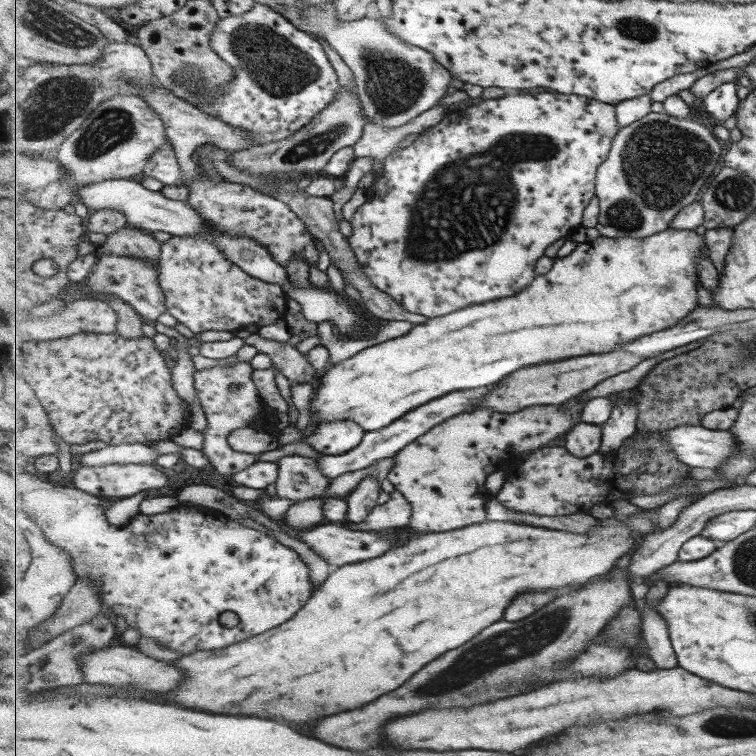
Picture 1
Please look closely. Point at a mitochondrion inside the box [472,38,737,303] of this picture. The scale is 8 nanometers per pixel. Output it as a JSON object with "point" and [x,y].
{"point":[659,158]}

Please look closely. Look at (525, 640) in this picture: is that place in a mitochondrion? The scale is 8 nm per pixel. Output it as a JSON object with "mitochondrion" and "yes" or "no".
{"mitochondrion":"yes"}

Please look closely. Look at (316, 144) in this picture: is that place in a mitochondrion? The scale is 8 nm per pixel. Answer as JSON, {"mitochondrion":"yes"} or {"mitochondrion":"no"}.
{"mitochondrion":"yes"}

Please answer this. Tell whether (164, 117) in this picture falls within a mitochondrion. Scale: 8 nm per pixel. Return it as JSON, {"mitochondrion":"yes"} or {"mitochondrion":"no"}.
{"mitochondrion":"no"}

